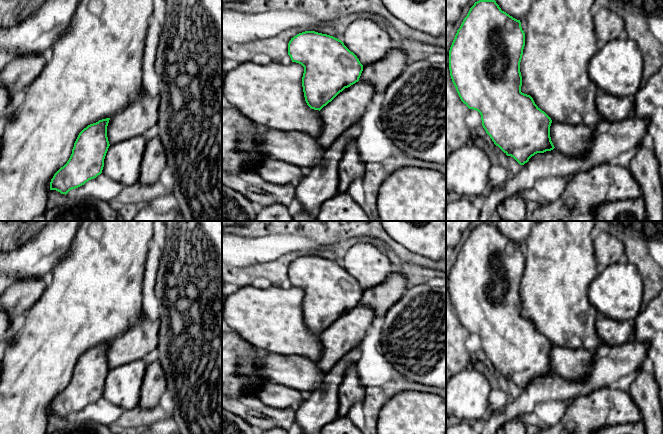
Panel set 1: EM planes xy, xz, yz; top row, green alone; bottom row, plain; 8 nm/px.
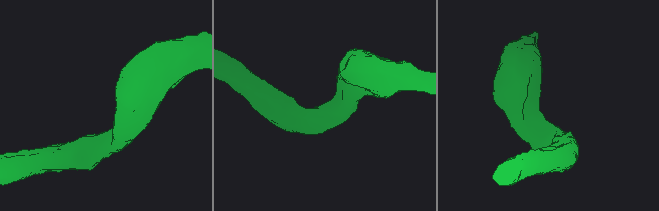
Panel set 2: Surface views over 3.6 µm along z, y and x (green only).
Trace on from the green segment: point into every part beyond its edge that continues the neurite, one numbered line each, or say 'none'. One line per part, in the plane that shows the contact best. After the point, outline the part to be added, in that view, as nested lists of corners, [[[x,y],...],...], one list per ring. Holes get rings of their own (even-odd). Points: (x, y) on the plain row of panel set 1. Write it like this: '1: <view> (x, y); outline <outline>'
1: xz (349, 331); outline [[[358,305],[324,330],[320,334],[322,352],[316,361],[319,369],[327,373],[351,349],[361,345],[375,318],[372,308]]]

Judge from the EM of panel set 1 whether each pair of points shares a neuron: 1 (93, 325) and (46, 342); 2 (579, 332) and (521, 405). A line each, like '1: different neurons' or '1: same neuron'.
1: same neuron
2: different neurons

